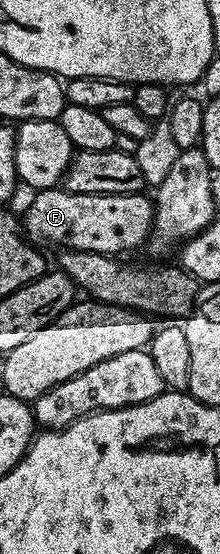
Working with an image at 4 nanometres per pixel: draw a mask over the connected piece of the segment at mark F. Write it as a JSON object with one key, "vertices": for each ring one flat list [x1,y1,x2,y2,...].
{"vertices":[[65,189,40,191,33,196,24,219,24,235,35,244,55,243,55,248,91,251,117,256,149,240,154,226,154,204,146,193,137,195,93,195]]}

